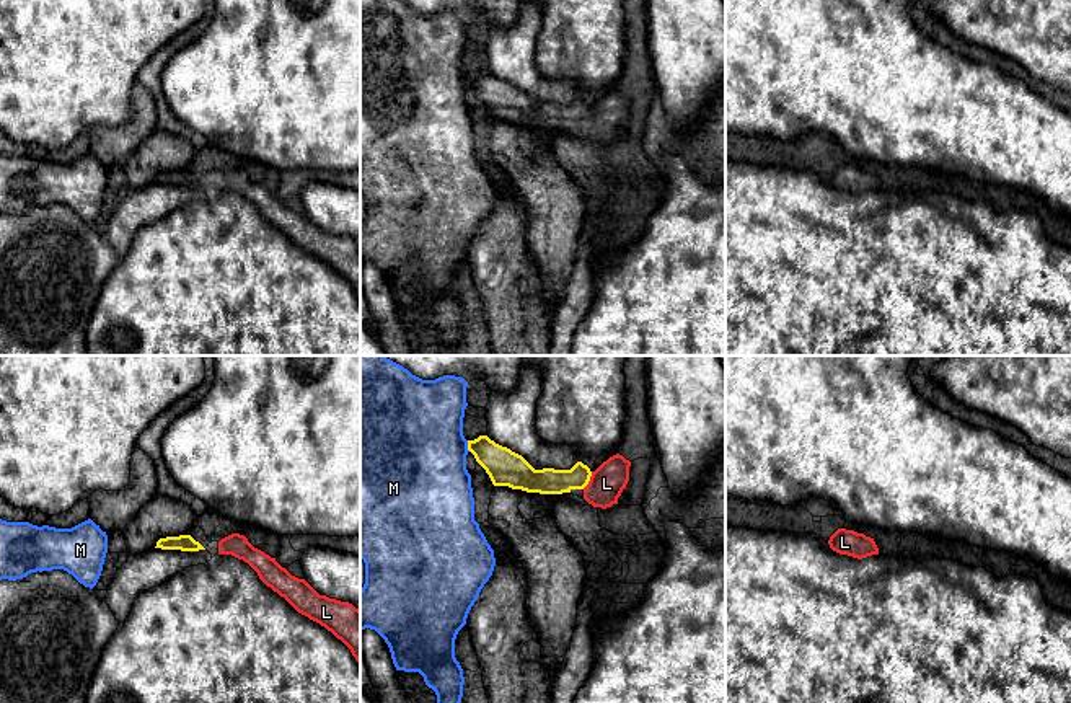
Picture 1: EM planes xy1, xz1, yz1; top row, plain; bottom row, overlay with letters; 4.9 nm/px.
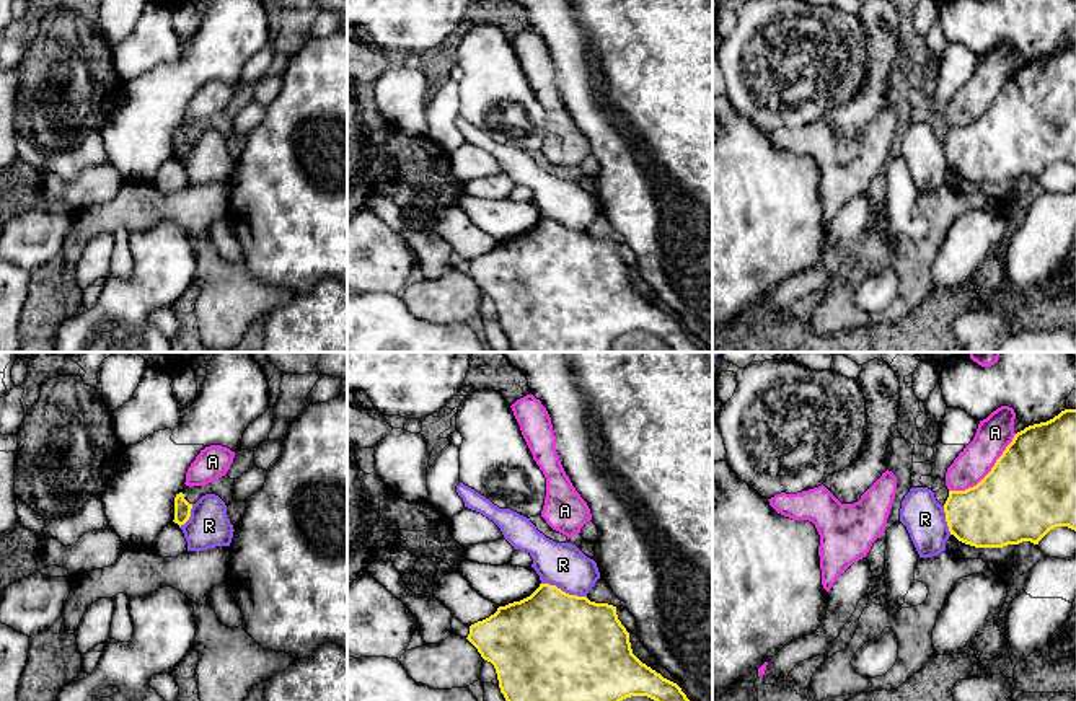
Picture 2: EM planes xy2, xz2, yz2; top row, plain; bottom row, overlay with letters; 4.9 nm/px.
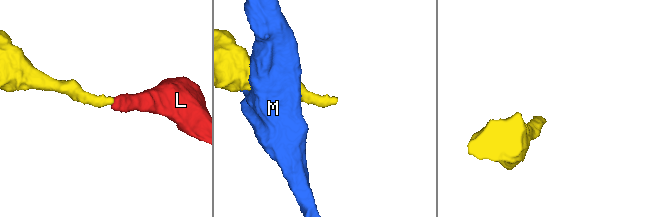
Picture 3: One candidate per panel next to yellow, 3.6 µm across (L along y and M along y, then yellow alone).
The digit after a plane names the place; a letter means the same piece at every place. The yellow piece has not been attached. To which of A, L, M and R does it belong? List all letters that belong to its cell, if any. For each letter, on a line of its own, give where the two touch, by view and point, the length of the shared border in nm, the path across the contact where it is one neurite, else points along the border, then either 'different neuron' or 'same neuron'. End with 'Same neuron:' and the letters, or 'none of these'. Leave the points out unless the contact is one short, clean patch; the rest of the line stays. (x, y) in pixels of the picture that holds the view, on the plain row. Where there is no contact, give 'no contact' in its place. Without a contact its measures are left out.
A: contact yz2 (988, 108); length 440 nm; different neuron
L: contact xz1 (589, 114); length 100 nm; way xz1 (548, 114), (589, 114), (607, 118); same neuron
M: contact xz1 (468, 80); length 60 nm; different neuron
R: contact xz2 (564, 227); length 240 nm; border xz2 (542, 217), (586, 232); different neuron
Same neuron: L

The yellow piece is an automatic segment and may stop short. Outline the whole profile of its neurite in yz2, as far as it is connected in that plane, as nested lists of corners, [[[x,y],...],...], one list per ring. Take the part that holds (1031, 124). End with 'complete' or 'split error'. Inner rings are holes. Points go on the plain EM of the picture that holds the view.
[[[1076,44],[1017,67],[977,121],[949,126],[944,147],[950,170],[975,183],[1039,179],[1056,161],[1076,166]]] | complete

